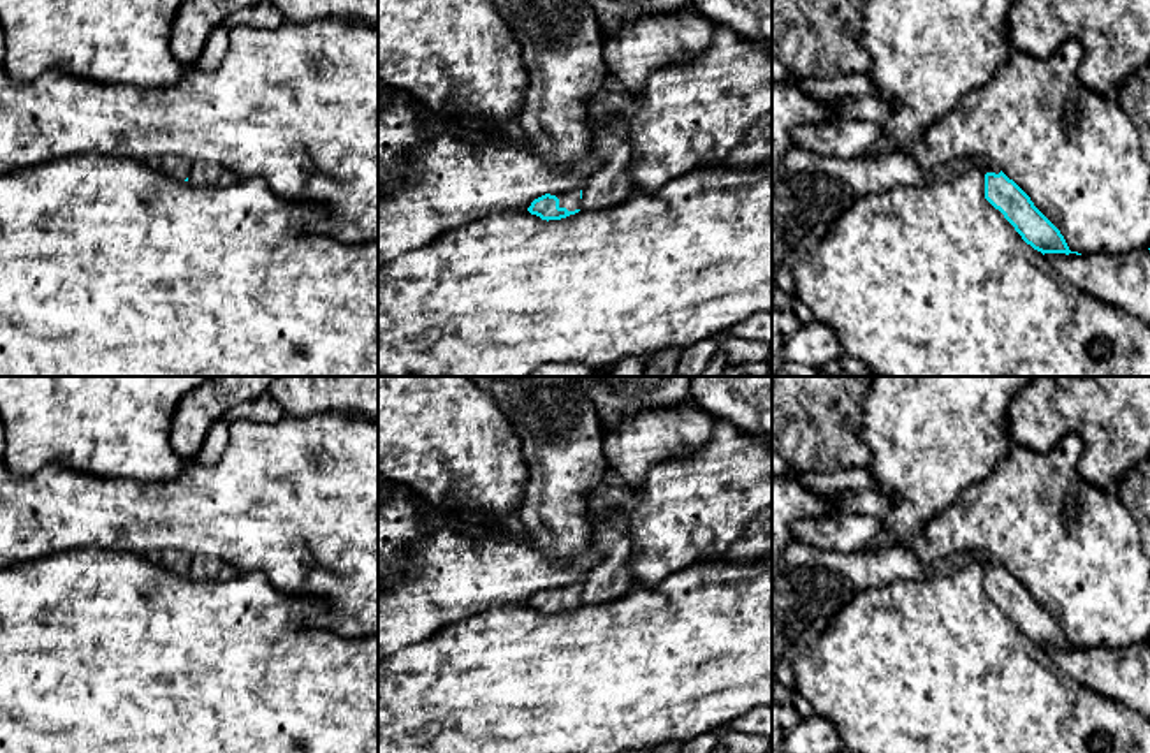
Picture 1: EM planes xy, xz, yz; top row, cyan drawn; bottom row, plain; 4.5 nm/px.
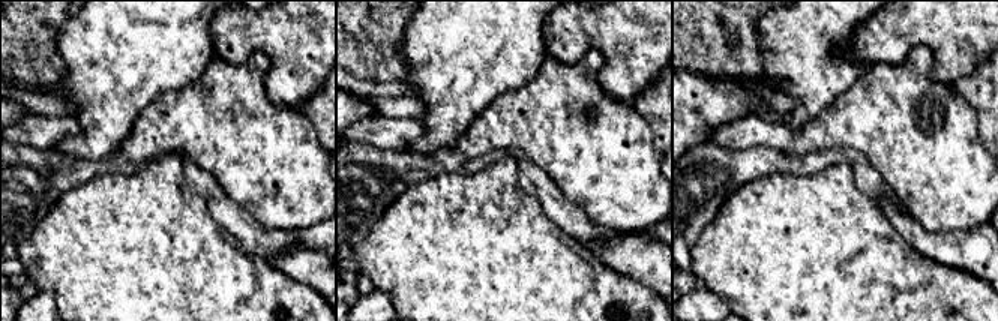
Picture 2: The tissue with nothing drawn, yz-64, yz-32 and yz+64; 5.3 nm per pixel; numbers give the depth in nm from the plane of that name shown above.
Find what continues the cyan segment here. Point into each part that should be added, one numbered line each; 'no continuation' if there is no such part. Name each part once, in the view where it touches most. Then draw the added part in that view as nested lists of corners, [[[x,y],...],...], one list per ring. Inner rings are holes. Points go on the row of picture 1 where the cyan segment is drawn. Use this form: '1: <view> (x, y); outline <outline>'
1: xz (570, 199); outline [[[580,188],[559,194],[556,197],[559,199],[559,208],[566,208],[568,211],[580,209]]]

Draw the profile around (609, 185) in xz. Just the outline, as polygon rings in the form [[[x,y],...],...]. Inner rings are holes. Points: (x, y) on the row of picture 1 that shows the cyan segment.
[[[584,118],[584,123],[601,167],[582,188],[580,211],[600,211],[621,204],[631,190],[628,179],[631,146],[624,121]]]

